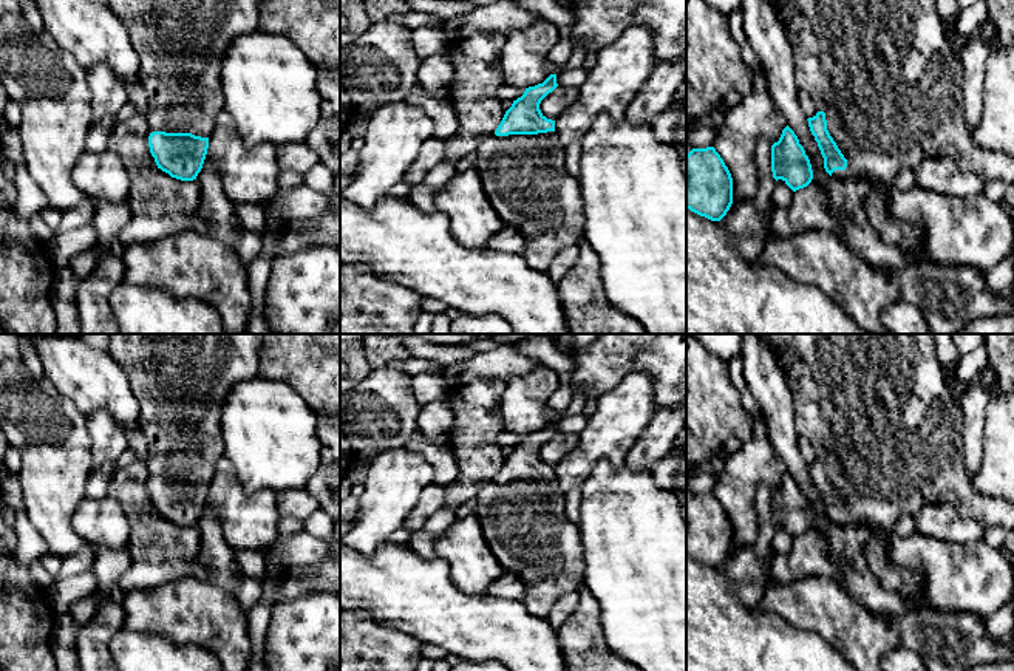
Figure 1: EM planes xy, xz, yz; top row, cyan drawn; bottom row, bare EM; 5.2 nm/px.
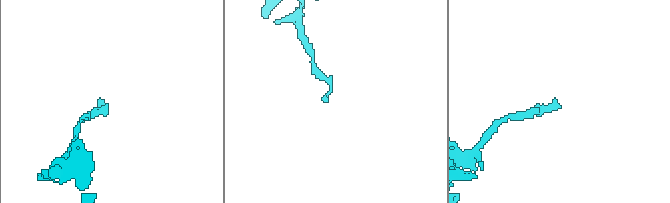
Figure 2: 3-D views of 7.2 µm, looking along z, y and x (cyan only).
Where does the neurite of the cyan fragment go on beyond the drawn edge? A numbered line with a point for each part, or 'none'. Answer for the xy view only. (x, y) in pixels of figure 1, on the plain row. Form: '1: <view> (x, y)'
1: xy (181, 381)

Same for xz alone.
1: xz (524, 523)

